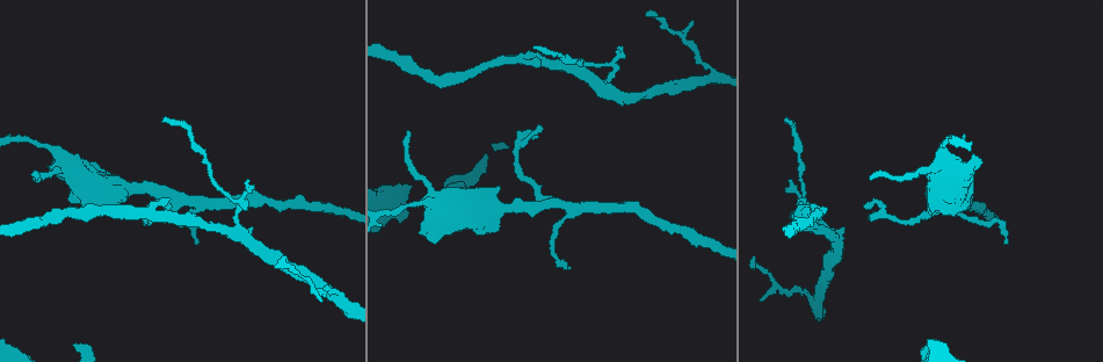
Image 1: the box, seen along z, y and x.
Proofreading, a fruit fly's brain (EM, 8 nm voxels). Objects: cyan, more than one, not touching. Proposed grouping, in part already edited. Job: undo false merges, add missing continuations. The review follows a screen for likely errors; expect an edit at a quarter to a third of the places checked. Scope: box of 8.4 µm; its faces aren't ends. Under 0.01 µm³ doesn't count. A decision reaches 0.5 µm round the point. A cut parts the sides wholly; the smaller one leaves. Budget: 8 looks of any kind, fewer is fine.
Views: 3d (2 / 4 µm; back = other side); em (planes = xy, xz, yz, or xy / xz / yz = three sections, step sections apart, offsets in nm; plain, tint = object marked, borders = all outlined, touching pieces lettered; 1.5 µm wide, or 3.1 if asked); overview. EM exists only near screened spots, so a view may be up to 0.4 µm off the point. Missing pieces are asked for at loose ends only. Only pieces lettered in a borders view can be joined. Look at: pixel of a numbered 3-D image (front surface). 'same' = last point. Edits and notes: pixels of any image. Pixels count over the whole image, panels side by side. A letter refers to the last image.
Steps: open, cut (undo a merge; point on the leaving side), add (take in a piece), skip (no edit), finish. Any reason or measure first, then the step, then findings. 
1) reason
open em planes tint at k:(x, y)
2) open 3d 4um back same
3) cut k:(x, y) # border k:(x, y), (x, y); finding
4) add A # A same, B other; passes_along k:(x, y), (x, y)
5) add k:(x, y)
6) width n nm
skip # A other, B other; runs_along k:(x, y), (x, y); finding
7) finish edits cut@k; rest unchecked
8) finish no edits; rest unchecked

free end
open 3d 2um at 1:(620, 49)

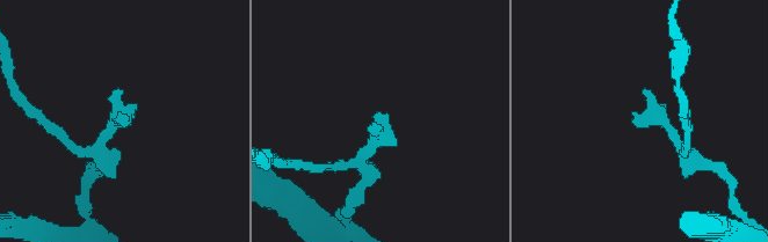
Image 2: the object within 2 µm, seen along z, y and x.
now the EM
open em yz step 4 borders at 2:(645, 91)

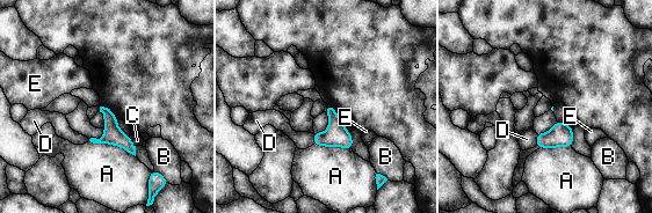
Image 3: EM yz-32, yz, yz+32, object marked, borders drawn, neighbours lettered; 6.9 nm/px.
cut it another way
open em planes borders same

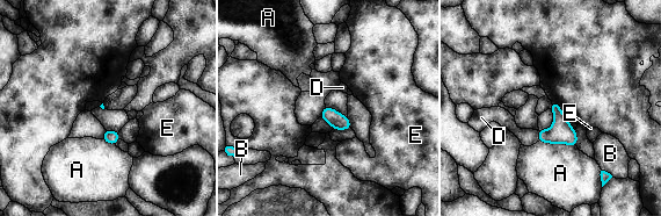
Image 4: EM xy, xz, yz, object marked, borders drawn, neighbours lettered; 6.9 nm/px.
skip # A other, B other, D other, E other; border 4:(536, 130), (538, 141); no lettered piece goes on from it

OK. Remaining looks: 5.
long arm stops here
open 3d 4um back at 1:(787, 117)

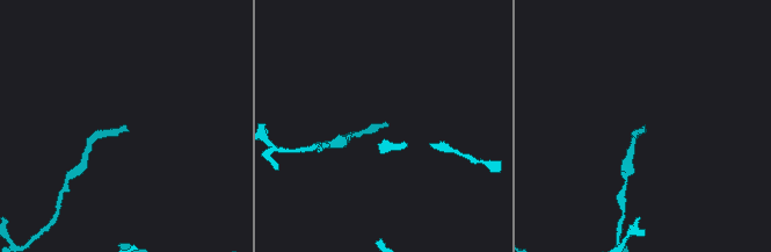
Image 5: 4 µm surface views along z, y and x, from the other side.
open em planes borders at 5:(127, 125)

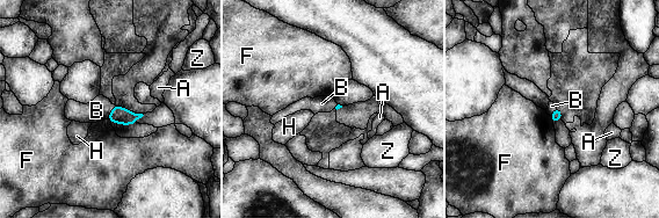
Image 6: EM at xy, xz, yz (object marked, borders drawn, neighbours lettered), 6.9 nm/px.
add B # A other, B same, F other, H other, Z other; it goes on there

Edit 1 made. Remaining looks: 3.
see it whole again
open overview

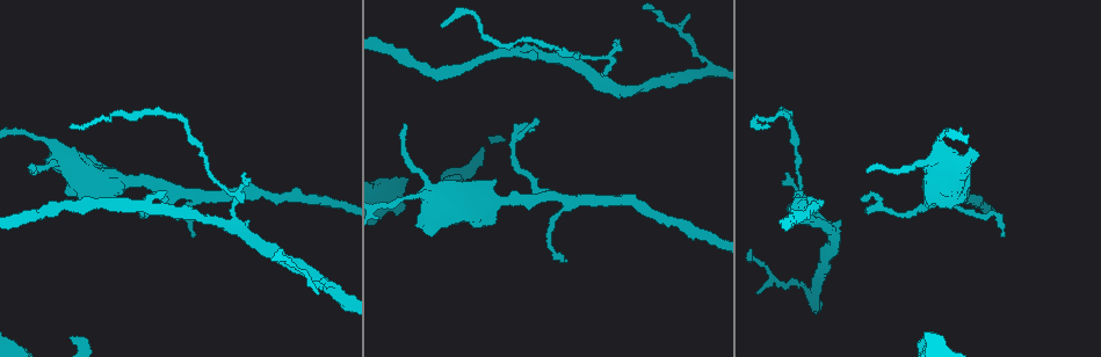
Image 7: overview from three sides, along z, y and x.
calibre changes
open em planes borders at 7:(939, 140)

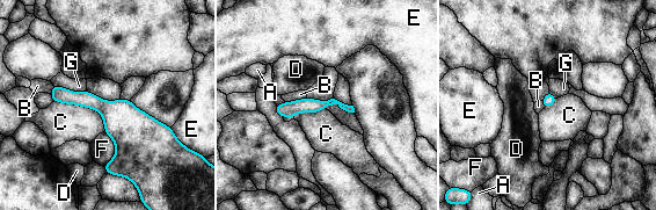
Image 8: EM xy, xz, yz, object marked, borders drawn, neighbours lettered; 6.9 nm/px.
skip # A other, B other, C other, D other, E other, F other, G other; runs_along 8:(277, 108), (337, 102), (350, 109); one cell here

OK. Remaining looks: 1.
finish edits add@6; rest unchecked

